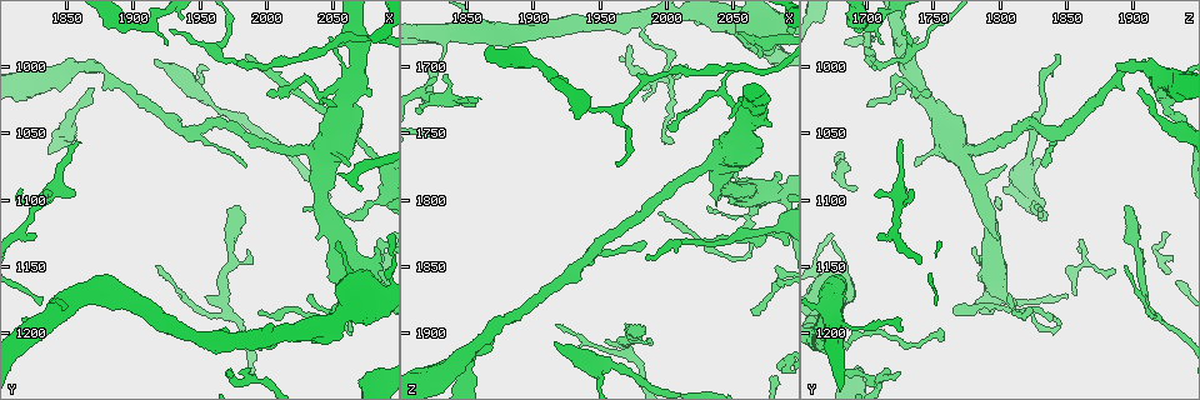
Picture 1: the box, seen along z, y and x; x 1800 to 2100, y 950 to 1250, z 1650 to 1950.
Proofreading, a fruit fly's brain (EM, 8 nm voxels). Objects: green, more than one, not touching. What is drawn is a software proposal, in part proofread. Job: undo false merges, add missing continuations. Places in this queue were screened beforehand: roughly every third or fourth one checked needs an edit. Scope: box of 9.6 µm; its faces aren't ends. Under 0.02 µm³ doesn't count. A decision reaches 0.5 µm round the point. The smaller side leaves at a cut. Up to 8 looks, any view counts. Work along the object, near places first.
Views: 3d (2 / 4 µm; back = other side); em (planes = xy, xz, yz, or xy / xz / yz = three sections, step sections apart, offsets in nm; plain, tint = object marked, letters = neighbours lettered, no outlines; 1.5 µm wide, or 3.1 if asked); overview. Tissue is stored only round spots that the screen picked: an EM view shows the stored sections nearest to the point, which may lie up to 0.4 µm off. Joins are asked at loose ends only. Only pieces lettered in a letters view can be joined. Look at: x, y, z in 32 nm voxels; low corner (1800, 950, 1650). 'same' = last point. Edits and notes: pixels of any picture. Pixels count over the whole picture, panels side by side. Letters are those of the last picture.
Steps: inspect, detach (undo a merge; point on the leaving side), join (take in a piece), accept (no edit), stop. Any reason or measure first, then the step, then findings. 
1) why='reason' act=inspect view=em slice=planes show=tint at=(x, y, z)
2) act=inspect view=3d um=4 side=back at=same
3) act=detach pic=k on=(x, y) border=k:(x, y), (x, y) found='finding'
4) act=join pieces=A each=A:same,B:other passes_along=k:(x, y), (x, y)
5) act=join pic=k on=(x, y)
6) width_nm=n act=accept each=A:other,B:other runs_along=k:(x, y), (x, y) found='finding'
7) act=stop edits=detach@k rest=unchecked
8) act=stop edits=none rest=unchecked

why='sharp bend' act=inspect view=em slice=planes show=letters at=(2040, 1022, 1722)

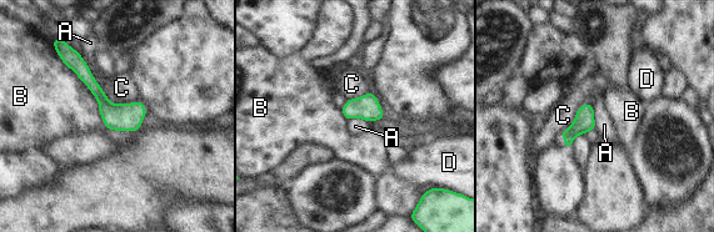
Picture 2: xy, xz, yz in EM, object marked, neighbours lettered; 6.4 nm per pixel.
width_nm=130 act=accept each=A:other,B:other,C:other,D:other border=2:(79, 54), (99, 86), (109, 97) found='all the same neuron'

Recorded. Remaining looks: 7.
why='an open end' act=inspect view=em slice=xz step=8 show=letters at=(2062, 1076, 1738)

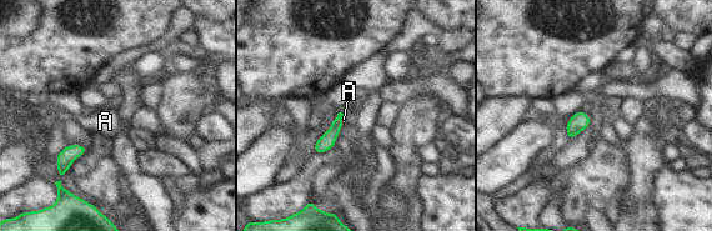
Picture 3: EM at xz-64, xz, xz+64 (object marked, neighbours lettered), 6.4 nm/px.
act=inspect view=em slice=planes show=letters at=same

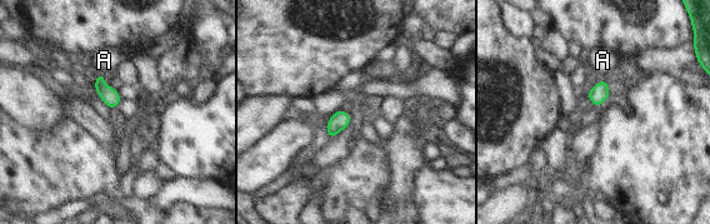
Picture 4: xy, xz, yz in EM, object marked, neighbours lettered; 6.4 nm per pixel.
longest_contact=A:40nm act=accept each=A:other border=4:(98, 73), (103, 74) found='none of them fits'

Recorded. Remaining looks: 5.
why='free end' act=inspect view=em slice=planes show=tint at=(2038, 1074, 1802)

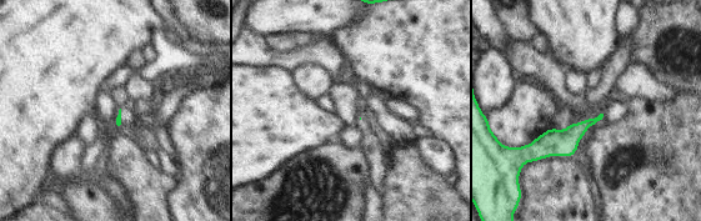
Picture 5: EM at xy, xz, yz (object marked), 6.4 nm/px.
why='what lies round it' act=inspect view=em slice=planes show=letters at=same

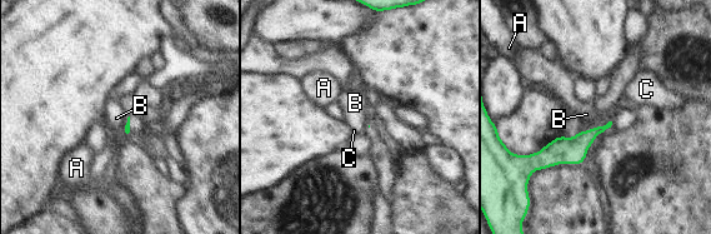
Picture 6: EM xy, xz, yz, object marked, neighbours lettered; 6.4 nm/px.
act=accept each=A:other,B:other,C:other border=6:(611, 120), (589, 129) found='none of them fits'

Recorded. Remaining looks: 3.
act=stop edits=none rest=unchecked

